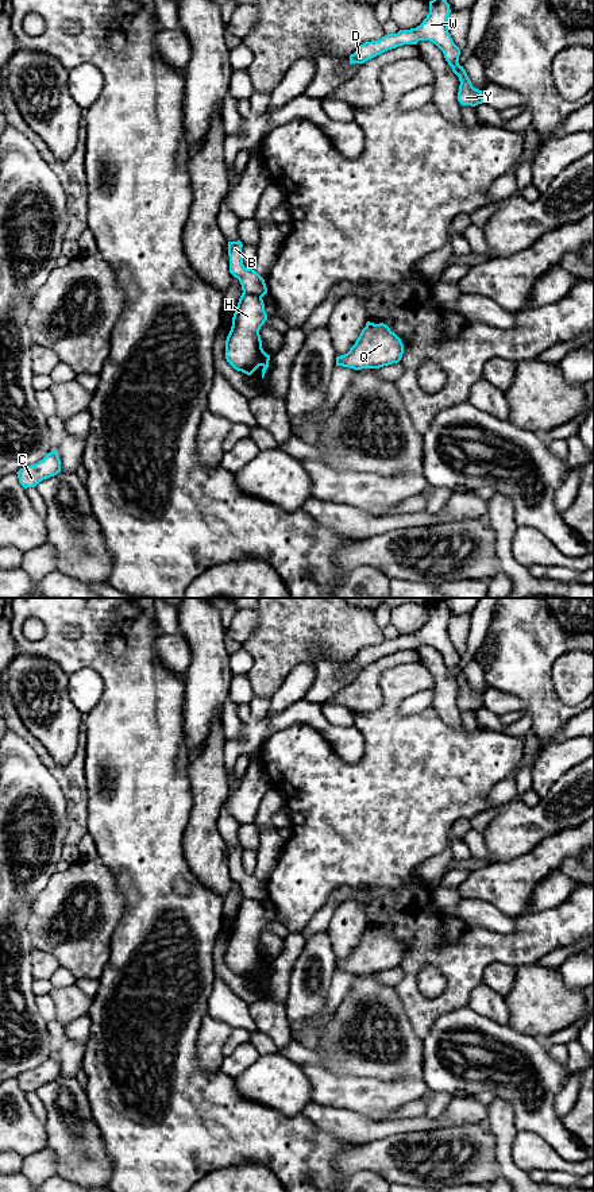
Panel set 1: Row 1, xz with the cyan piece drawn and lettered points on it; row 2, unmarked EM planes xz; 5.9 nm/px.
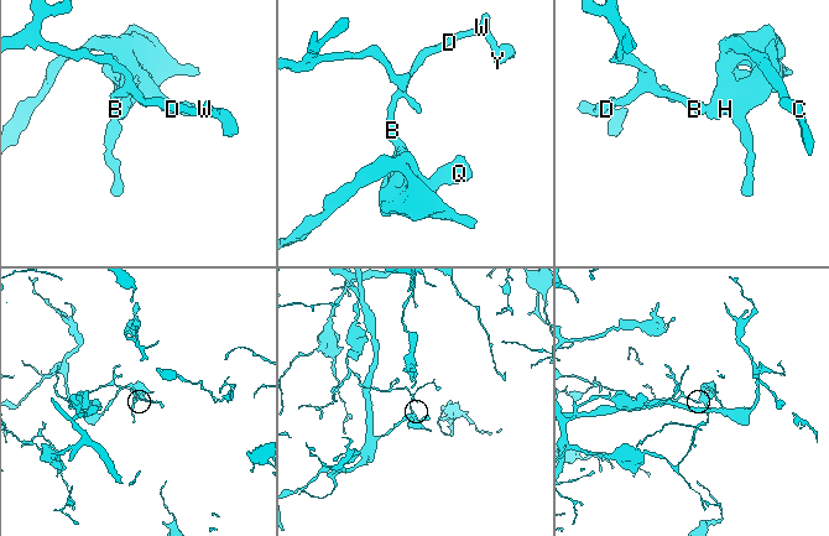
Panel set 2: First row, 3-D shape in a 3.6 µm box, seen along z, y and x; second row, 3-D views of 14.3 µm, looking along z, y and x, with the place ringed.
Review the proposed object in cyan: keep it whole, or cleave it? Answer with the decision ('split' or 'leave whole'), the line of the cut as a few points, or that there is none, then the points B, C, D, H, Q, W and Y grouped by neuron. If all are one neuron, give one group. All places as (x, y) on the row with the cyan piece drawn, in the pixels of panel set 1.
split; cut xz (243, 292), (251, 292), (261, 297); groups B D W Y / C H Q

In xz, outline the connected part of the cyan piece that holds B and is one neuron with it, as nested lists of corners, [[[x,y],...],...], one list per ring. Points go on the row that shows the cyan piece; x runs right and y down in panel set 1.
[[[228,242],[230,273],[239,279],[243,293],[263,297],[267,293],[265,279],[252,269],[243,265],[242,242]]]

